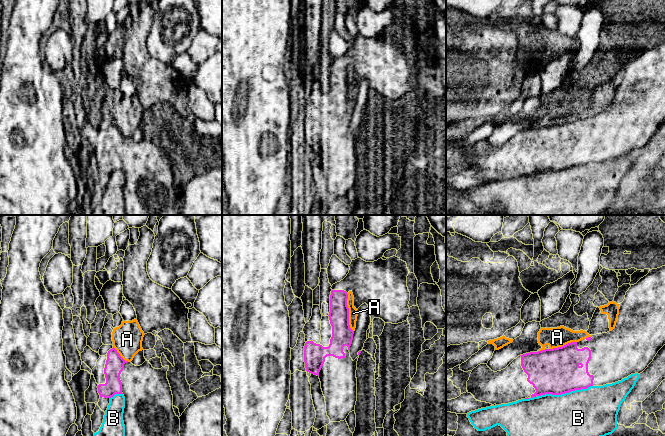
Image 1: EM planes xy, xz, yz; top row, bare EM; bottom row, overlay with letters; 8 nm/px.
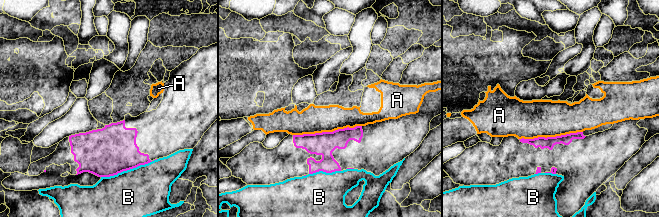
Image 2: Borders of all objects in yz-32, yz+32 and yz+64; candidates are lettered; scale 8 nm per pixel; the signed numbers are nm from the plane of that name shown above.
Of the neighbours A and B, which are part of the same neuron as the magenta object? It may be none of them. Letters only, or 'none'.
none

